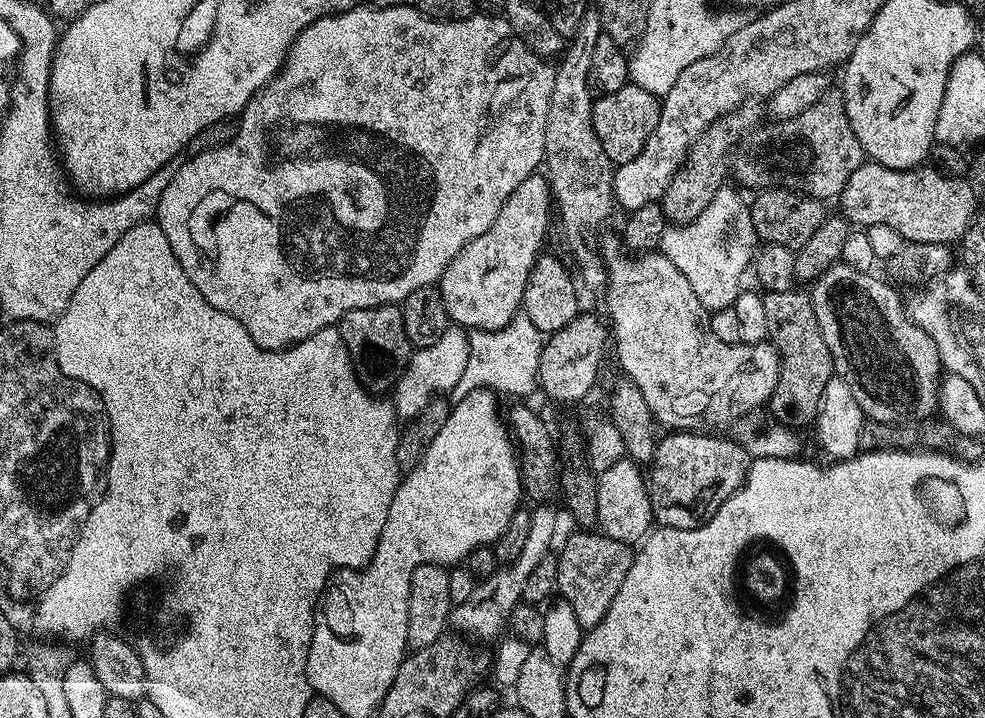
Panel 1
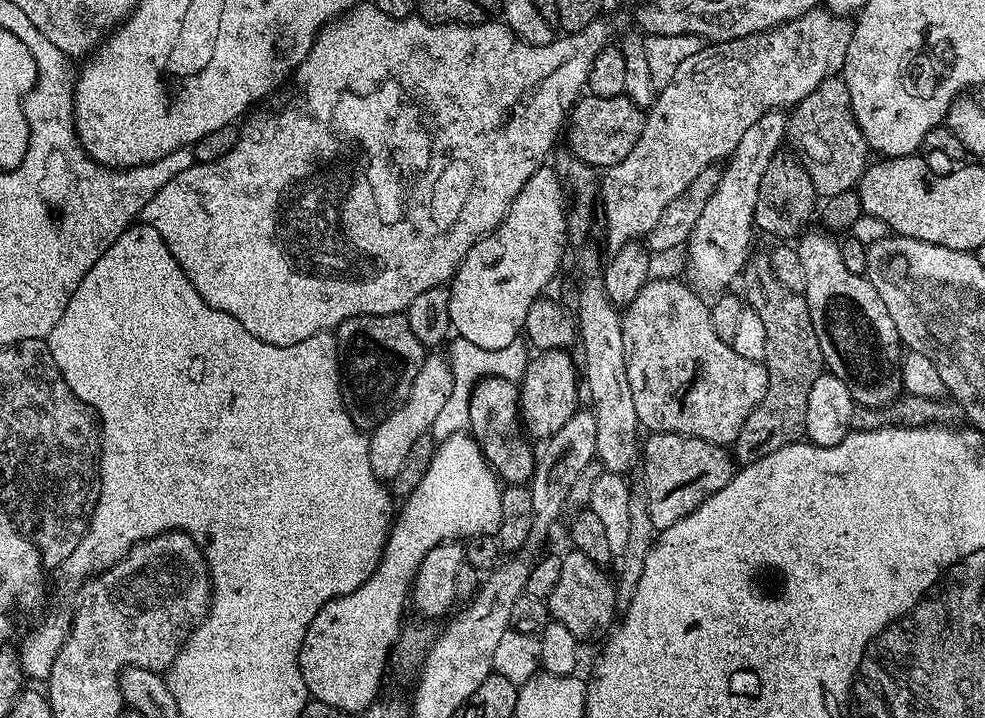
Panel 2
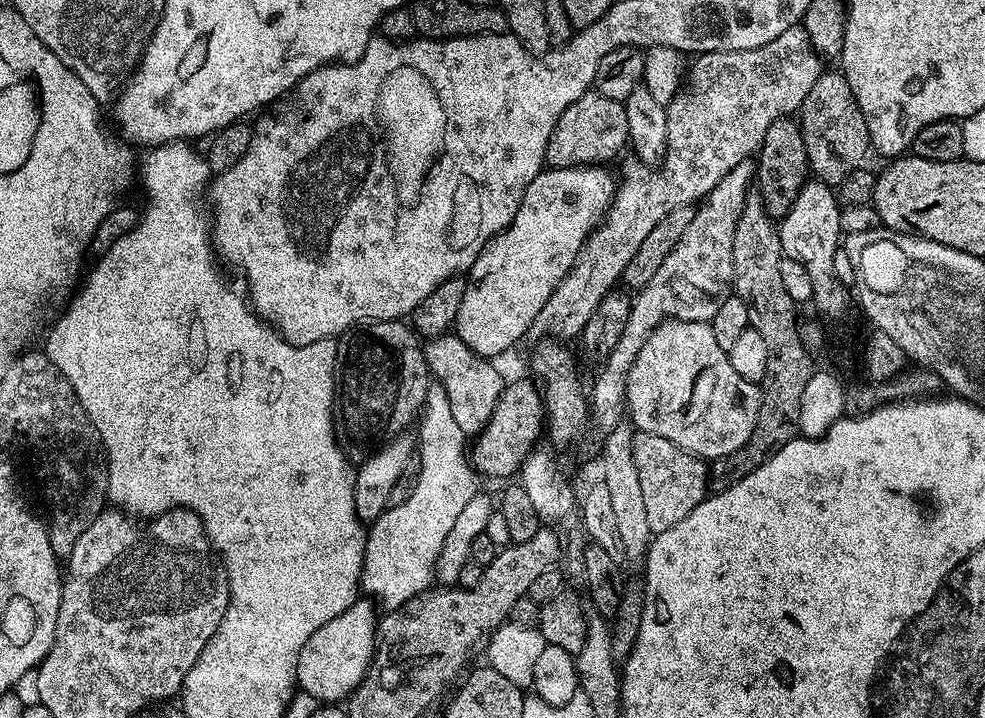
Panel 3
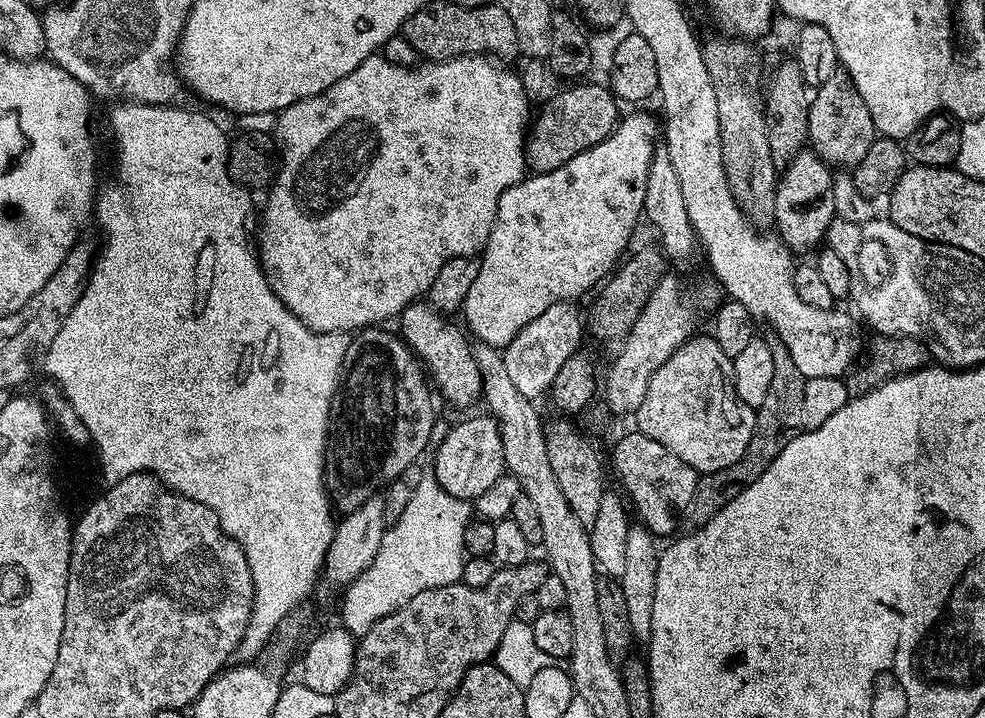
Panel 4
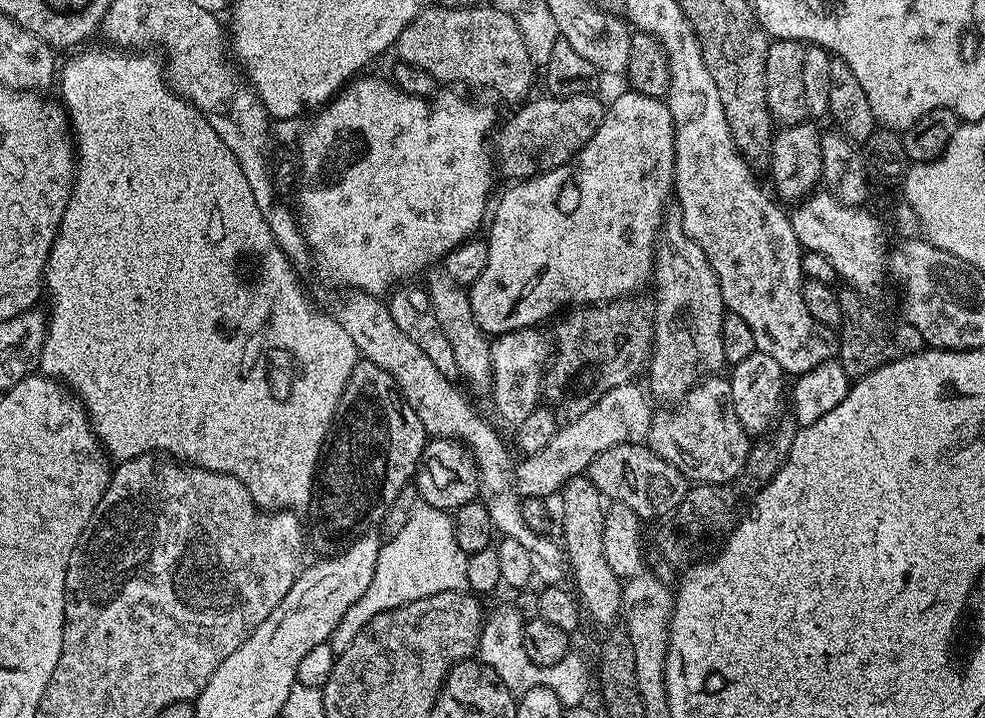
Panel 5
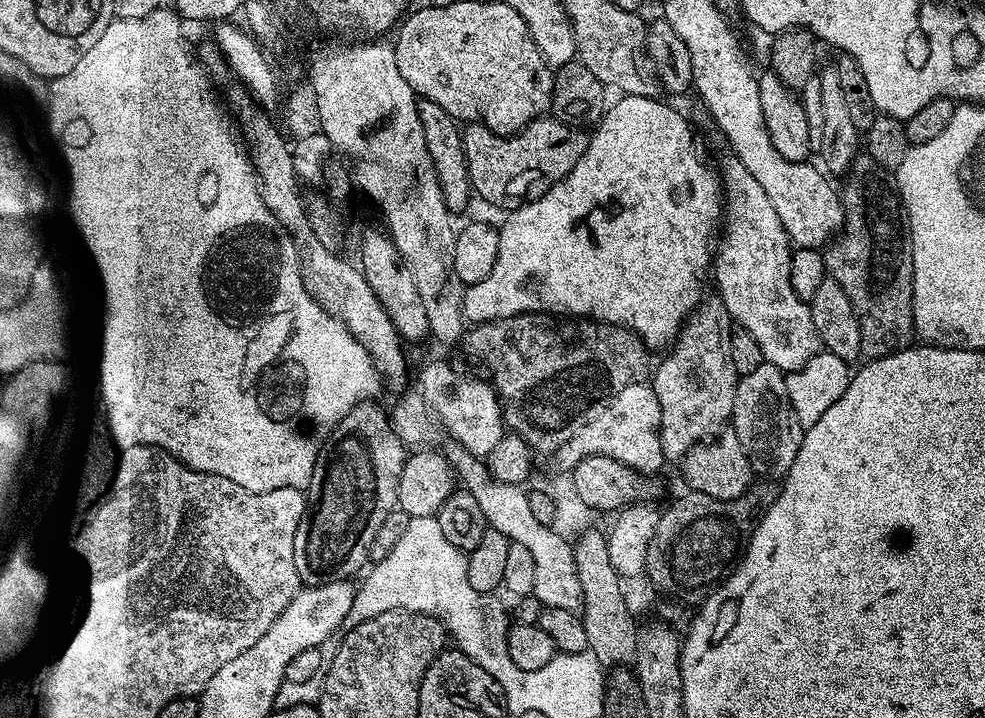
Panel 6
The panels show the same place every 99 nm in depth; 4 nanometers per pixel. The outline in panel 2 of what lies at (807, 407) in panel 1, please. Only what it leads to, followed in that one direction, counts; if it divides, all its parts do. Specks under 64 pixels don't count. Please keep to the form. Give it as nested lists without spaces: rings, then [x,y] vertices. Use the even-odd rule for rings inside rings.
[[[753,251],[742,271],[747,307],[762,318],[766,329],[766,350],[762,361],[768,372],[766,394],[762,402],[746,418],[738,438],[731,445],[730,452],[737,465],[753,464],[774,450],[782,450],[805,439],[806,401],[810,398],[810,386],[820,373],[825,371],[822,346],[818,346],[818,334],[814,334],[814,322],[810,322],[810,310],[803,295],[786,290],[770,266],[768,252]]]

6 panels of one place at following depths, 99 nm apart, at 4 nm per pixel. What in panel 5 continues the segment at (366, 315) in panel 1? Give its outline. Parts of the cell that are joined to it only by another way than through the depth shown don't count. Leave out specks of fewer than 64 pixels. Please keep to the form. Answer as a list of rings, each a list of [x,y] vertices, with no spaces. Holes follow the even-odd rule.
[[[357,359],[346,382],[346,390],[342,390],[330,439],[318,468],[318,495],[314,500],[316,517],[312,520],[312,528],[310,524],[311,547],[313,544],[321,557],[331,556],[364,533],[373,531],[383,521],[394,498],[398,498],[400,491],[415,477],[429,439],[428,431],[422,426],[422,418],[418,418],[416,411],[405,404],[392,375],[370,360]]]

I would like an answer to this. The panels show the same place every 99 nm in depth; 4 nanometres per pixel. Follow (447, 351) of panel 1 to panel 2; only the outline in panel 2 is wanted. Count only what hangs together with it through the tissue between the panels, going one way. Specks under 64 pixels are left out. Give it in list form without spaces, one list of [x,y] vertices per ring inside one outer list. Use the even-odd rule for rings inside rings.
[[[428,354],[424,357],[422,370],[418,370],[418,378],[414,378],[414,386],[410,386],[410,394],[377,428],[371,429],[368,441],[368,457],[374,474],[381,482],[390,482],[402,462],[406,462],[406,454],[418,442],[418,438],[429,435],[434,418],[438,418],[442,406],[446,406],[446,398],[450,398],[452,389],[452,365],[447,359]]]

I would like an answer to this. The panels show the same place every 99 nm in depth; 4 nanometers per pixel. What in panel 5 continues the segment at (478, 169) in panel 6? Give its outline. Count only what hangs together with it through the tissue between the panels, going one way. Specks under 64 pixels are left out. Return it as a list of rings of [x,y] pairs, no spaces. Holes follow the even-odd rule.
[[[580,93],[572,97],[542,94],[537,100],[529,98],[523,101],[517,107],[520,109],[505,124],[503,121],[494,132],[494,156],[498,161],[499,175],[501,172],[508,179],[508,182],[529,180],[573,160],[590,142],[590,138],[594,138],[598,126],[602,126],[604,121],[606,104],[605,101],[600,101],[596,96],[598,95],[589,93]]]

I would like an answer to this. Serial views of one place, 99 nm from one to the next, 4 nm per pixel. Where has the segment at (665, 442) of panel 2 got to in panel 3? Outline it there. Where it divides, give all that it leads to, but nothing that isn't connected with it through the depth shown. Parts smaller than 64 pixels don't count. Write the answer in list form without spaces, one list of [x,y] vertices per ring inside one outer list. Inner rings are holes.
[[[641,431],[633,435],[632,449],[646,505],[646,522],[650,522],[652,533],[670,530],[674,522],[682,522],[709,495],[710,468],[699,456],[682,450],[674,442],[666,442],[666,438],[658,438],[658,434]]]

